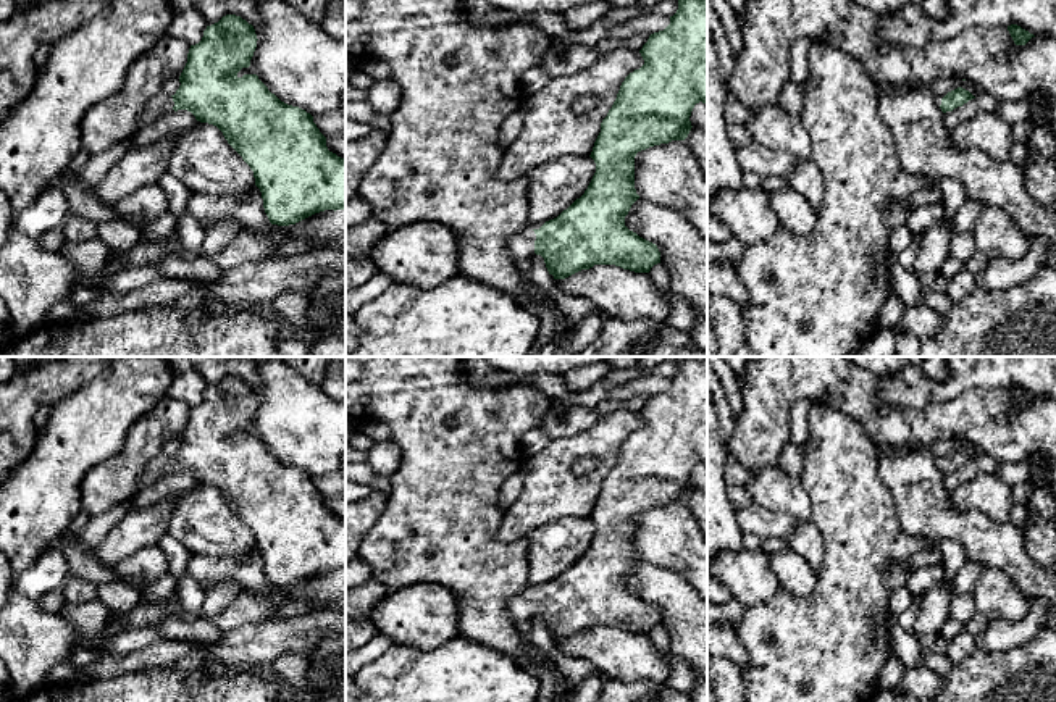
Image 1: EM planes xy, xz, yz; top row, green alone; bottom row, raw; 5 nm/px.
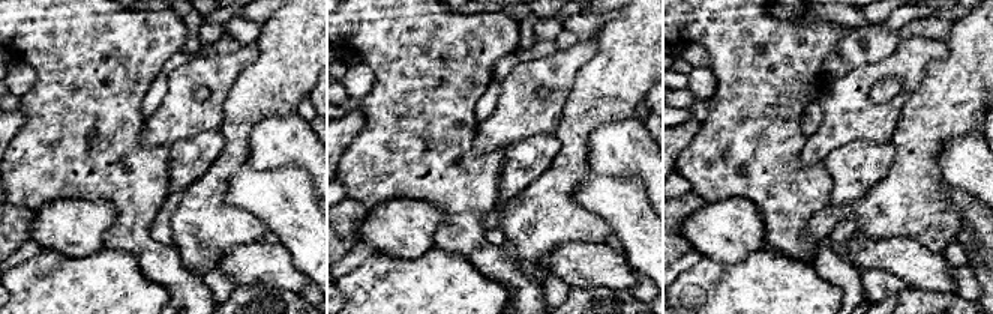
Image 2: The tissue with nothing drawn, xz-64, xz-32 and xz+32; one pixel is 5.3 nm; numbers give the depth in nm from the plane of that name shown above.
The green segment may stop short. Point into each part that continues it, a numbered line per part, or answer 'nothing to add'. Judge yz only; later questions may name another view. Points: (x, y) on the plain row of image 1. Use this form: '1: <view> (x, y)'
nothing to add

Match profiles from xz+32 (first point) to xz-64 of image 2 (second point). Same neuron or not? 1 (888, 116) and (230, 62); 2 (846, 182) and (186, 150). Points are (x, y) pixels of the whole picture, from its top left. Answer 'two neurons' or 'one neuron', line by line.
1: one neuron
2: one neuron

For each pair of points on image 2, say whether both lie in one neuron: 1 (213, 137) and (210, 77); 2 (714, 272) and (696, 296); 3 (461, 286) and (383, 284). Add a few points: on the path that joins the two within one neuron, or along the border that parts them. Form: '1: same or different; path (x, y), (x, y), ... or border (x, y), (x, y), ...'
1: different; border (218, 128), (186, 135), (180, 140)
2: same; path (714, 278), (702, 290)
3: same; path (441, 286), (402, 286)

